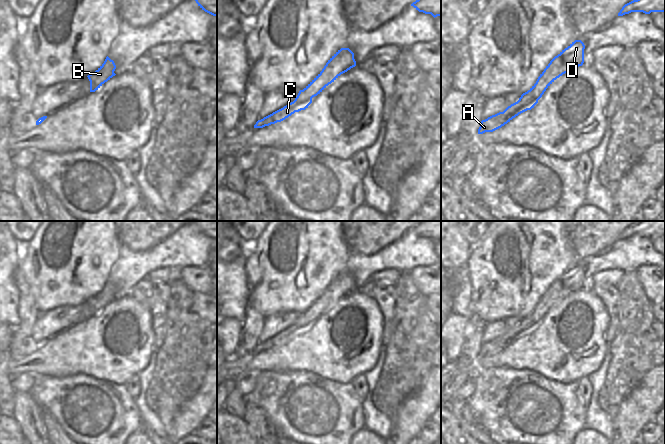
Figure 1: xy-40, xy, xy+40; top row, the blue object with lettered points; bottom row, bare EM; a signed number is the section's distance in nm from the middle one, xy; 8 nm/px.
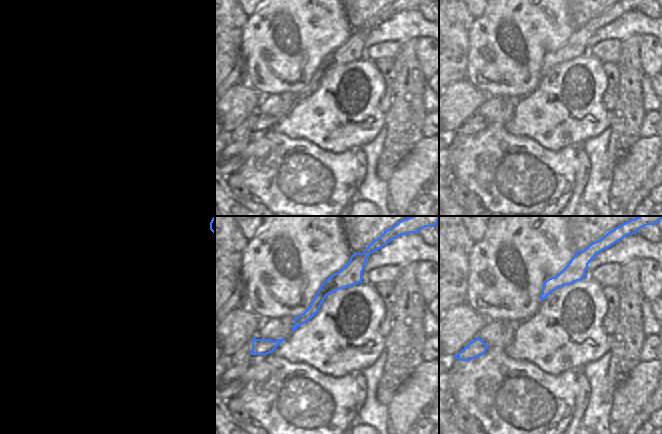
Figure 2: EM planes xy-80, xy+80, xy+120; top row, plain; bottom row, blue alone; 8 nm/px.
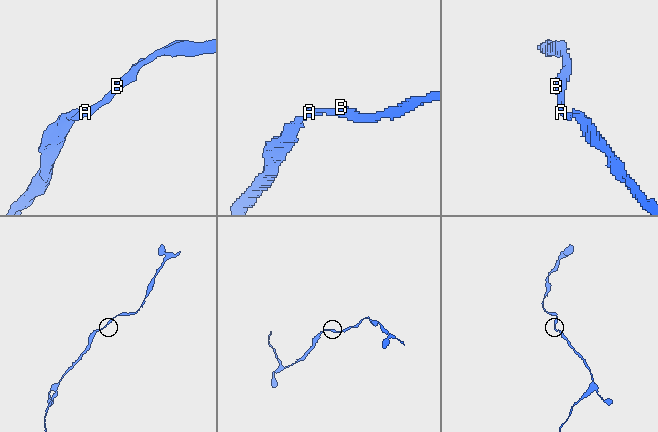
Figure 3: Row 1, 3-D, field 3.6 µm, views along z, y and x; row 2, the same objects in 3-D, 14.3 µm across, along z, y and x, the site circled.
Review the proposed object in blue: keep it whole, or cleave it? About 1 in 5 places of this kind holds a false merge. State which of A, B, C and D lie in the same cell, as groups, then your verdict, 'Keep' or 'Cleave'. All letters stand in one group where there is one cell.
Groups: A B C D. Keep.

